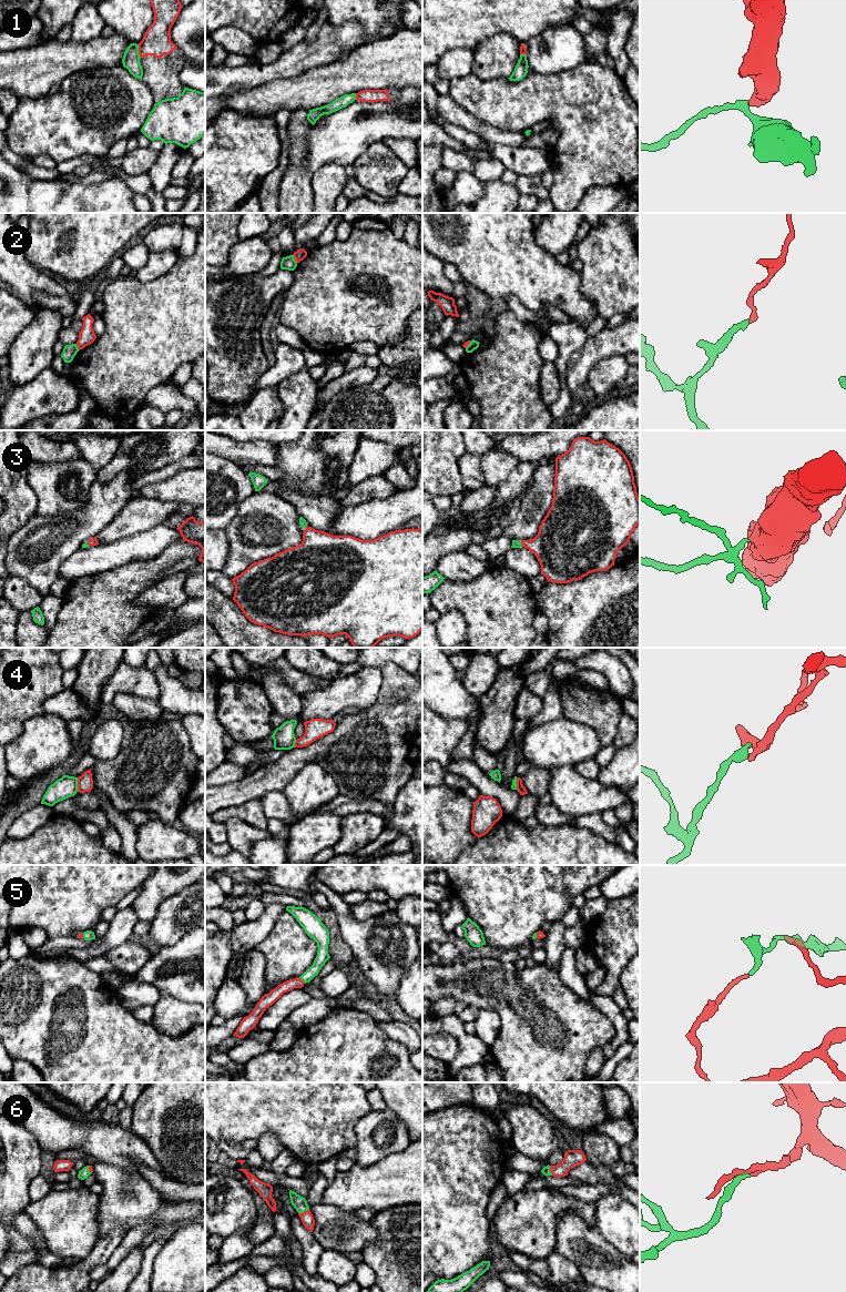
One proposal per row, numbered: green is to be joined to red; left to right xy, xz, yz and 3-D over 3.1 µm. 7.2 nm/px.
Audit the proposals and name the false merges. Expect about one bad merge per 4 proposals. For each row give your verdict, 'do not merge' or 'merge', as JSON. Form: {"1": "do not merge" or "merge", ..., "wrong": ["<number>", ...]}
{"1": "do not merge", "2": "do not merge", "3": "merge", "4": "do not merge", "5": "merge", "6": "merge", "wrong": ["1", "2", "4"]}

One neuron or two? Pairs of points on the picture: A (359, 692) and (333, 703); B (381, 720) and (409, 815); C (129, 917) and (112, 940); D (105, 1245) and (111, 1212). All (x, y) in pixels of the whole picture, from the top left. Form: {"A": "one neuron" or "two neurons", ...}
{"A": "one neuron", "B": "two neurons", "C": "one neuron", "D": "two neurons"}

